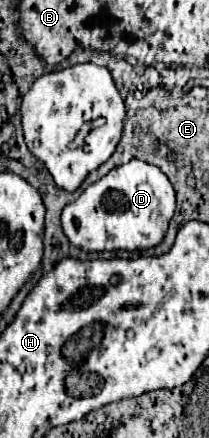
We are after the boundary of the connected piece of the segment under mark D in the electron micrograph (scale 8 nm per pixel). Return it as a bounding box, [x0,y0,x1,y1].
[62,160,176,252]

